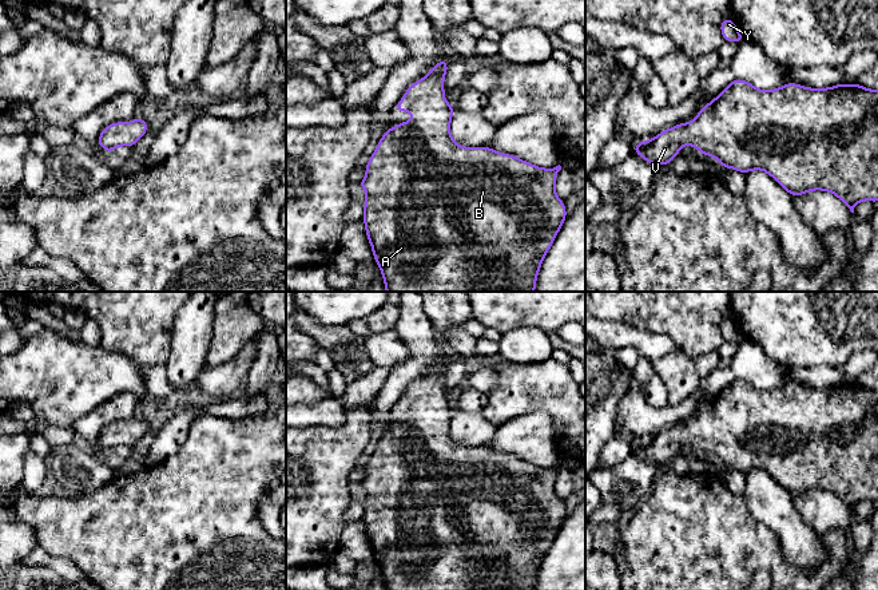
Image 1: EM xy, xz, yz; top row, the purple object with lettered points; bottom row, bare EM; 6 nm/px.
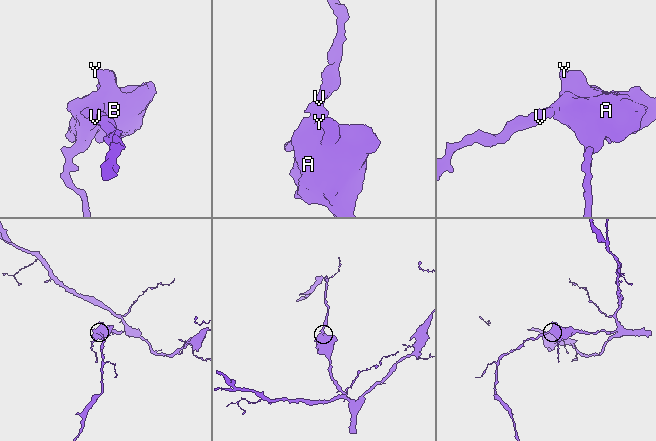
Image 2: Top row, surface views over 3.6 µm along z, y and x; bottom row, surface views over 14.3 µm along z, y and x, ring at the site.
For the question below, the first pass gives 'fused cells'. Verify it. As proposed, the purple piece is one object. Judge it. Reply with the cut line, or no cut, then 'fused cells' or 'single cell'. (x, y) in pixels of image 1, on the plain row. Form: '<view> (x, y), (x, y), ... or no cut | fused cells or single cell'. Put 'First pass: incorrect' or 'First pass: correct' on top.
First pass: incorrect
no cut | single cell

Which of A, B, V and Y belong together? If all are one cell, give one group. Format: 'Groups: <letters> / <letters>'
Groups: A B V Y

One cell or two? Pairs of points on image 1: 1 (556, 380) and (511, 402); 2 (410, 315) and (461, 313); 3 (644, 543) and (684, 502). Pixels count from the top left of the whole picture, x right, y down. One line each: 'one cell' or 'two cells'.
1: one cell
2: two cells
3: one cell

